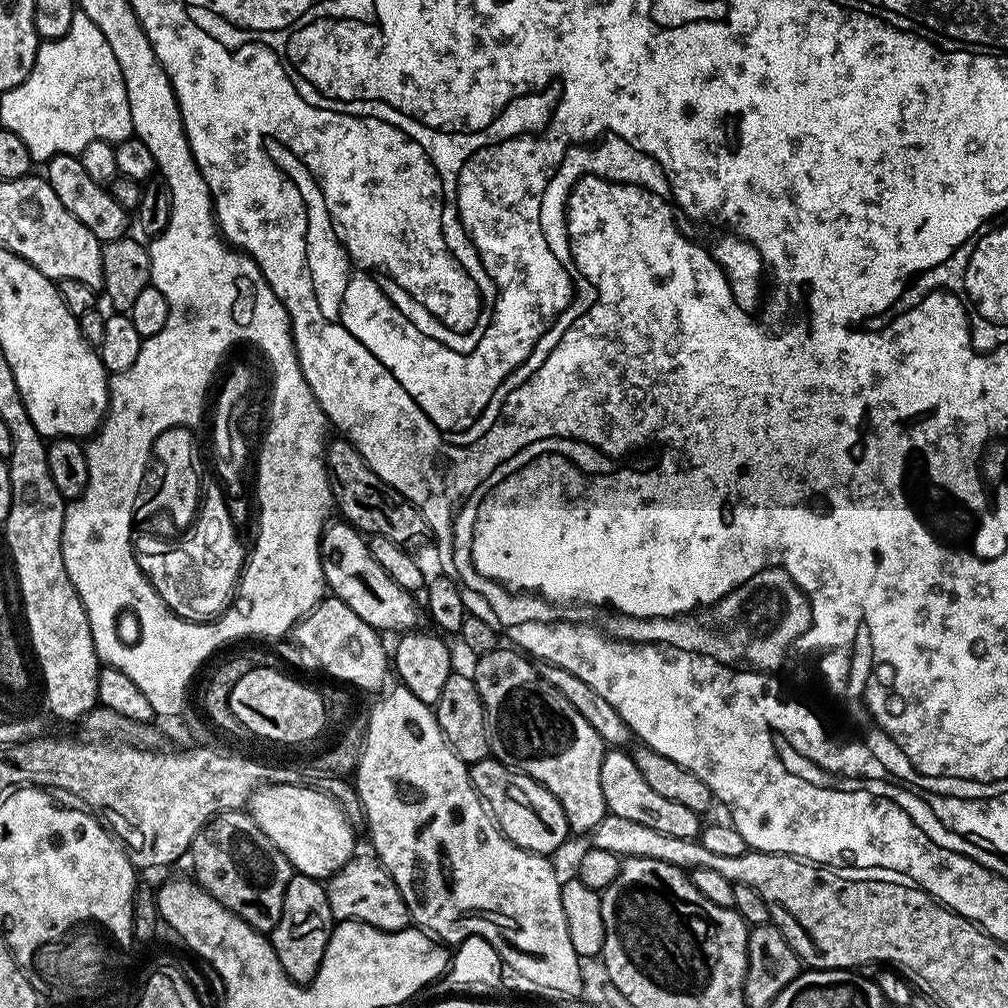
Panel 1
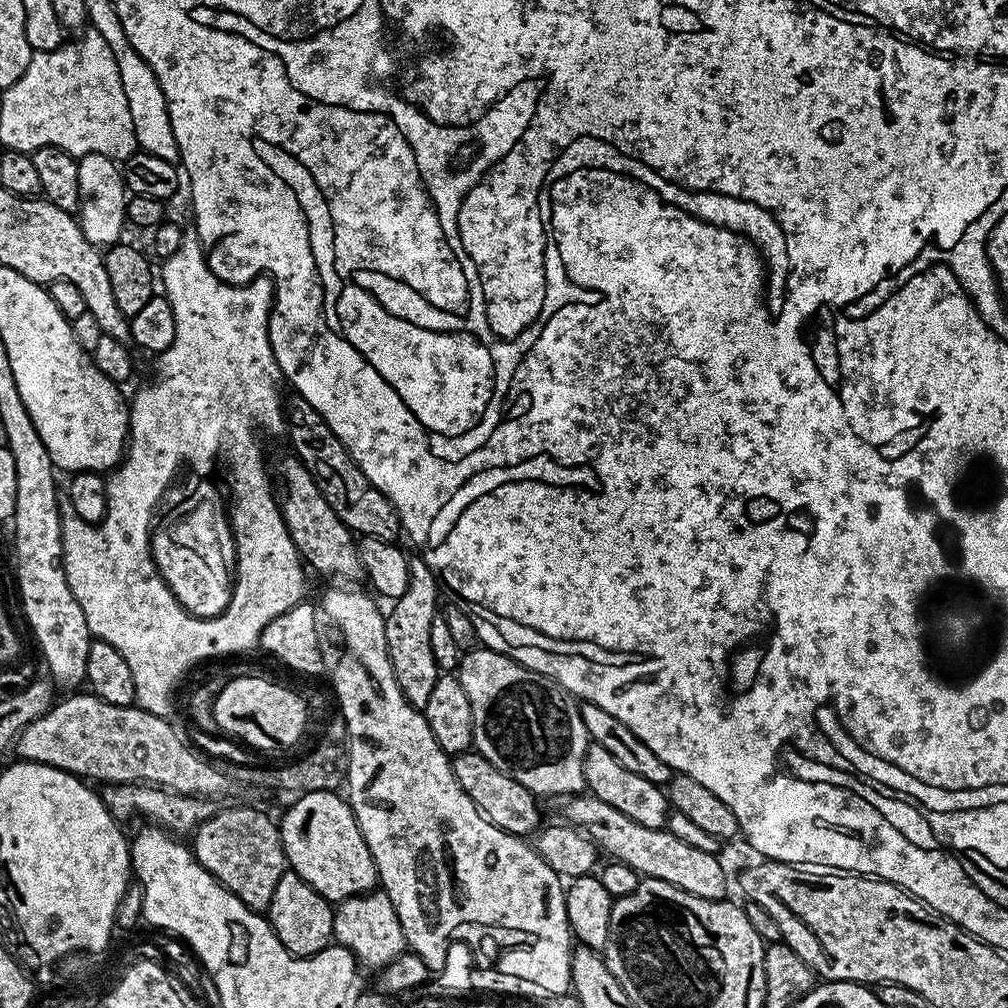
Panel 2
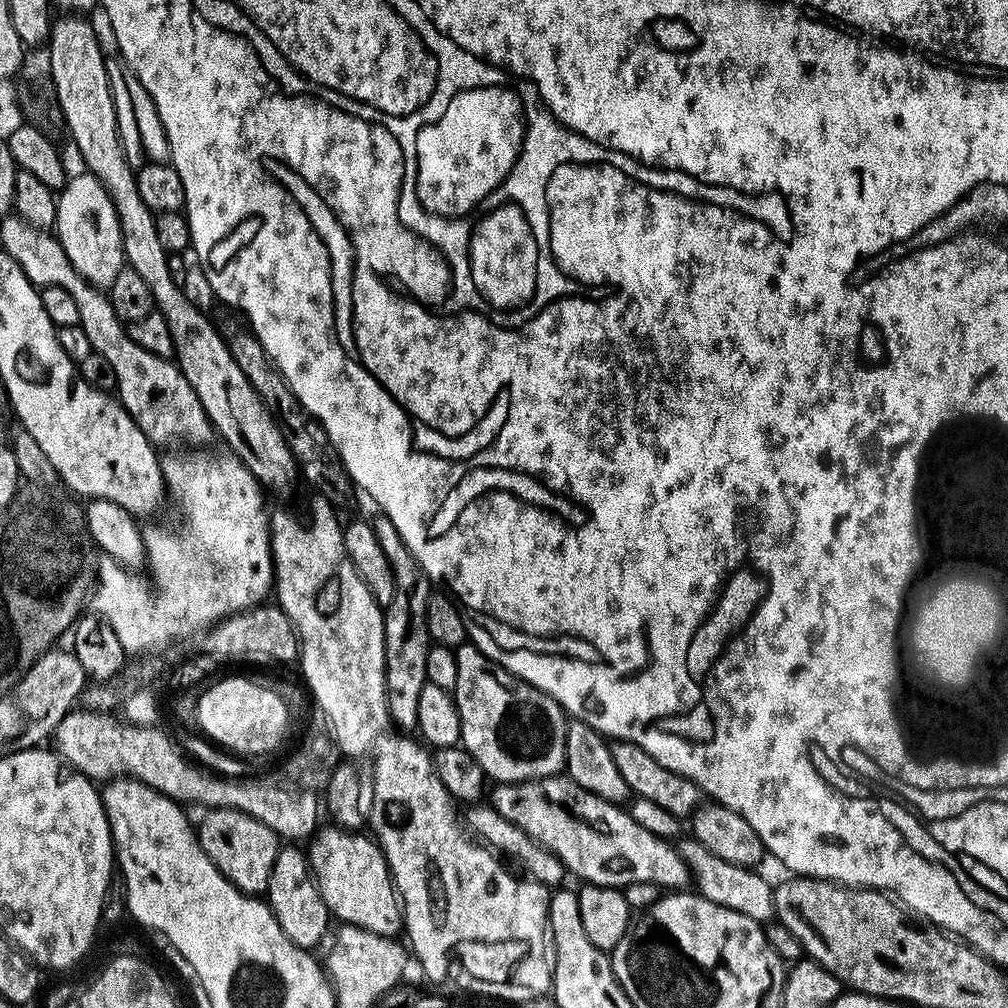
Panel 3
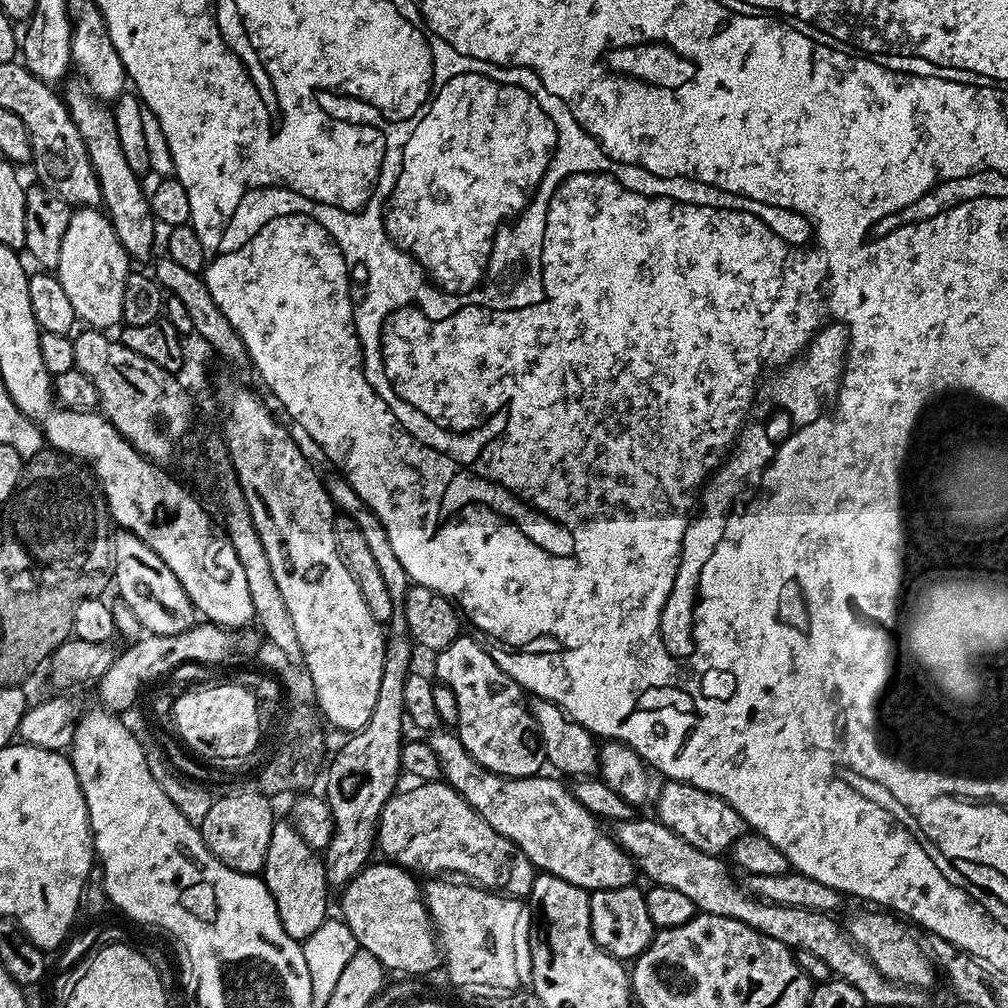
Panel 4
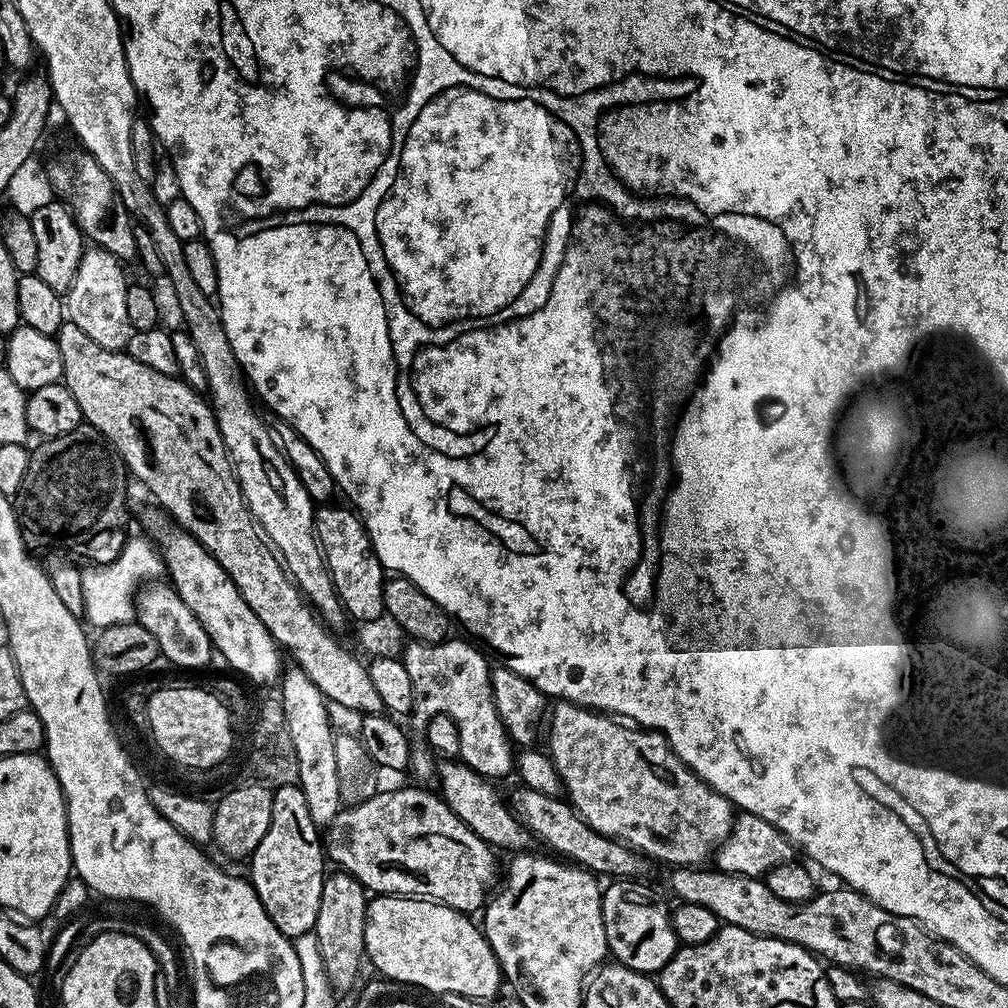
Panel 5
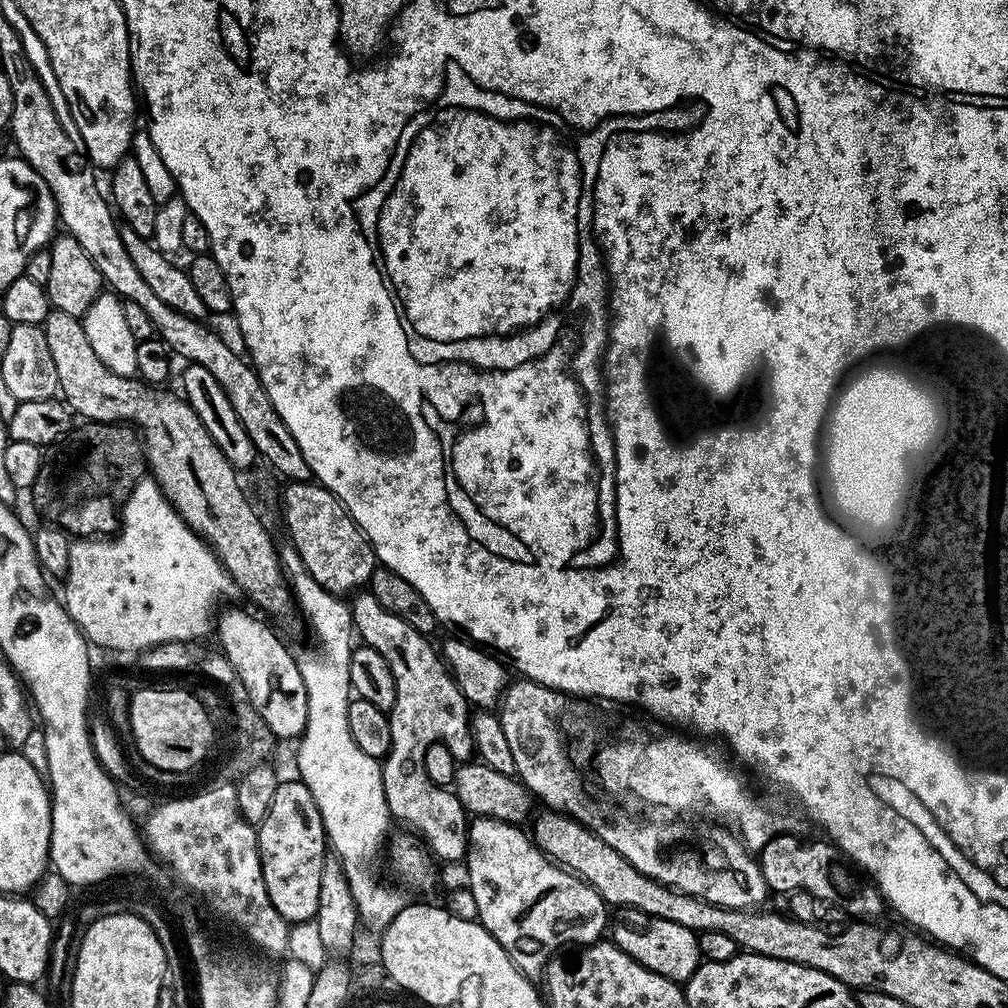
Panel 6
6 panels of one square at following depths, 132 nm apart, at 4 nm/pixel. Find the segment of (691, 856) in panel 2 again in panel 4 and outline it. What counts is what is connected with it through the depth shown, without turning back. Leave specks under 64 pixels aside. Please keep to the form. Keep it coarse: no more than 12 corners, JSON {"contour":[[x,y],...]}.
{"contour":[[427,733],[450,785],[532,867],[627,888],[632,857],[563,779],[499,776]]}

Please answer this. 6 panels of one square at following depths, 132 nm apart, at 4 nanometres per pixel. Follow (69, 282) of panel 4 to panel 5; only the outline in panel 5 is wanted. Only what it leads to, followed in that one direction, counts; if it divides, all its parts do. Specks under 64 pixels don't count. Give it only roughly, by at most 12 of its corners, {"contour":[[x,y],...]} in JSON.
{"contour":[[85,251],[66,294],[69,321],[127,349],[128,278],[116,256]]}

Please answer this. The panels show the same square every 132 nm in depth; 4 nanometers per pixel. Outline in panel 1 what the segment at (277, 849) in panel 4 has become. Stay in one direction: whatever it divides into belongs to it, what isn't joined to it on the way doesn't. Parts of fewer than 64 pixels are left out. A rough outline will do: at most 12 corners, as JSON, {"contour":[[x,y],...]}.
{"contour":[[321,881],[286,886],[270,939],[282,970],[311,984],[334,927]]}

